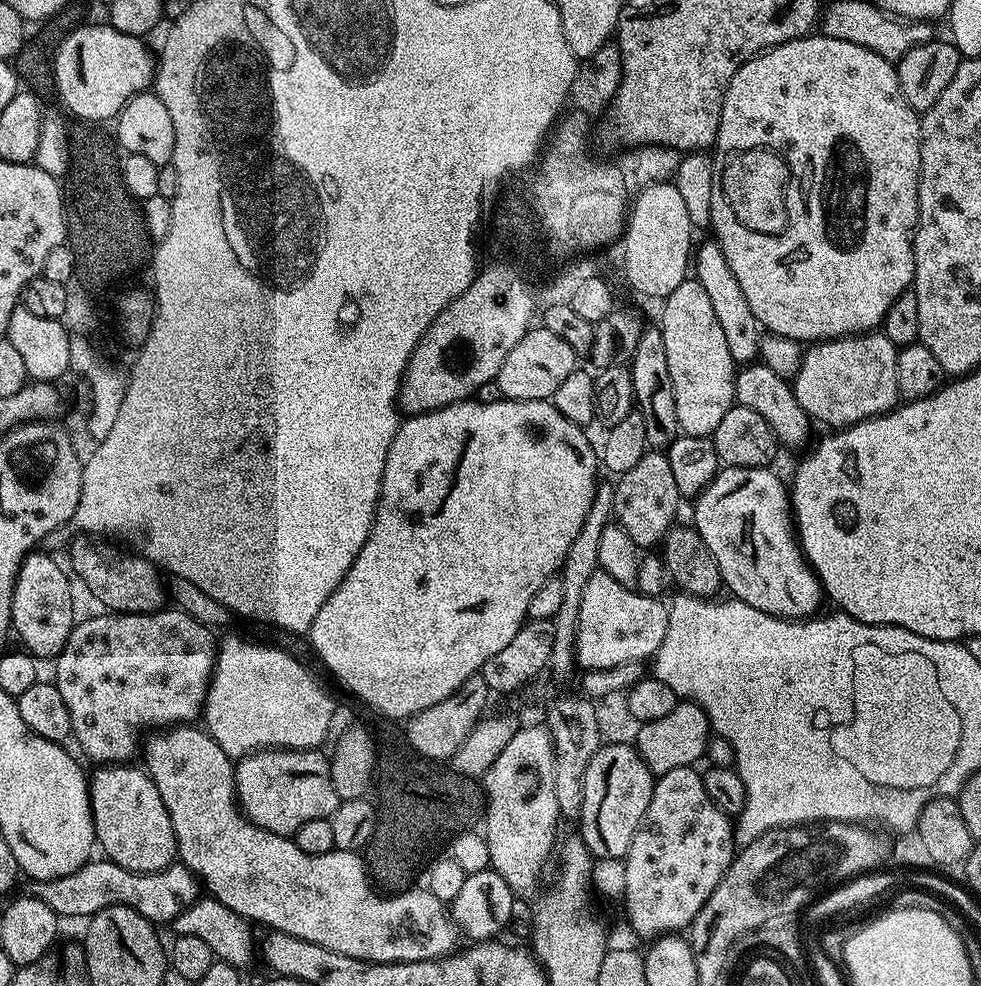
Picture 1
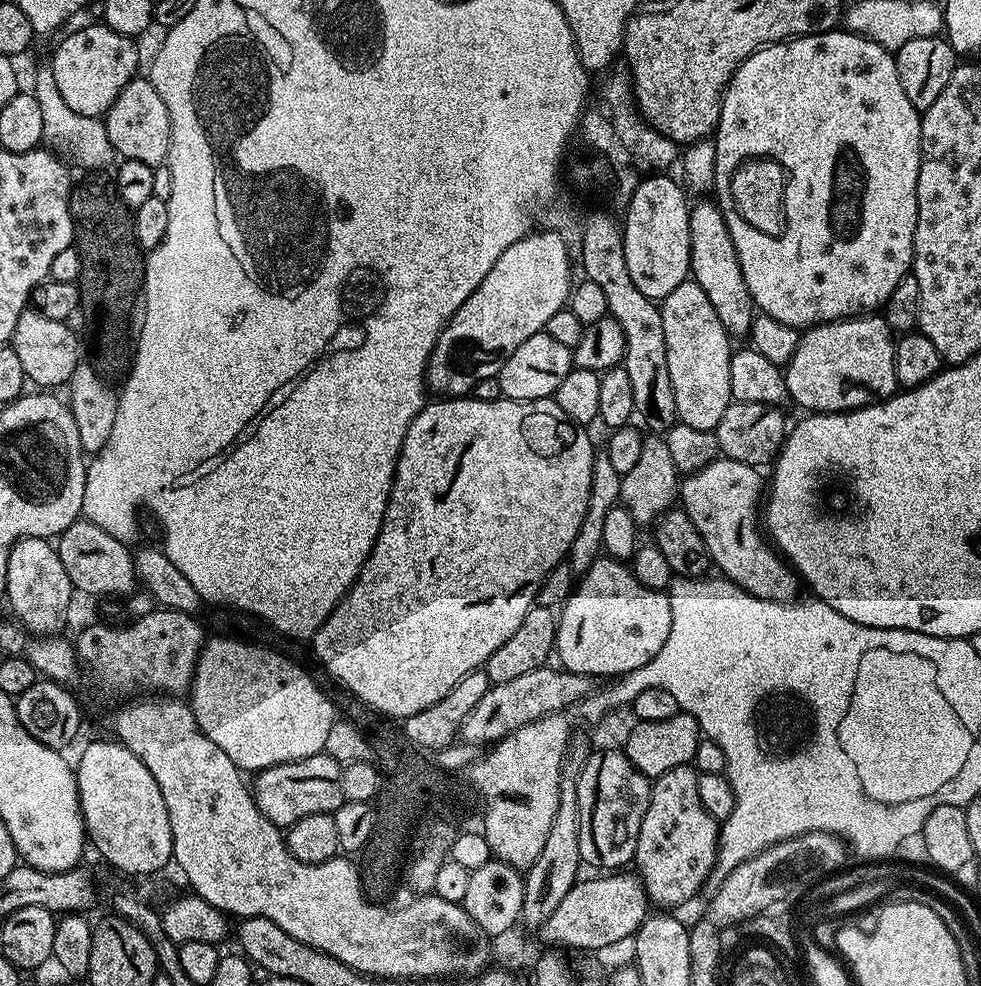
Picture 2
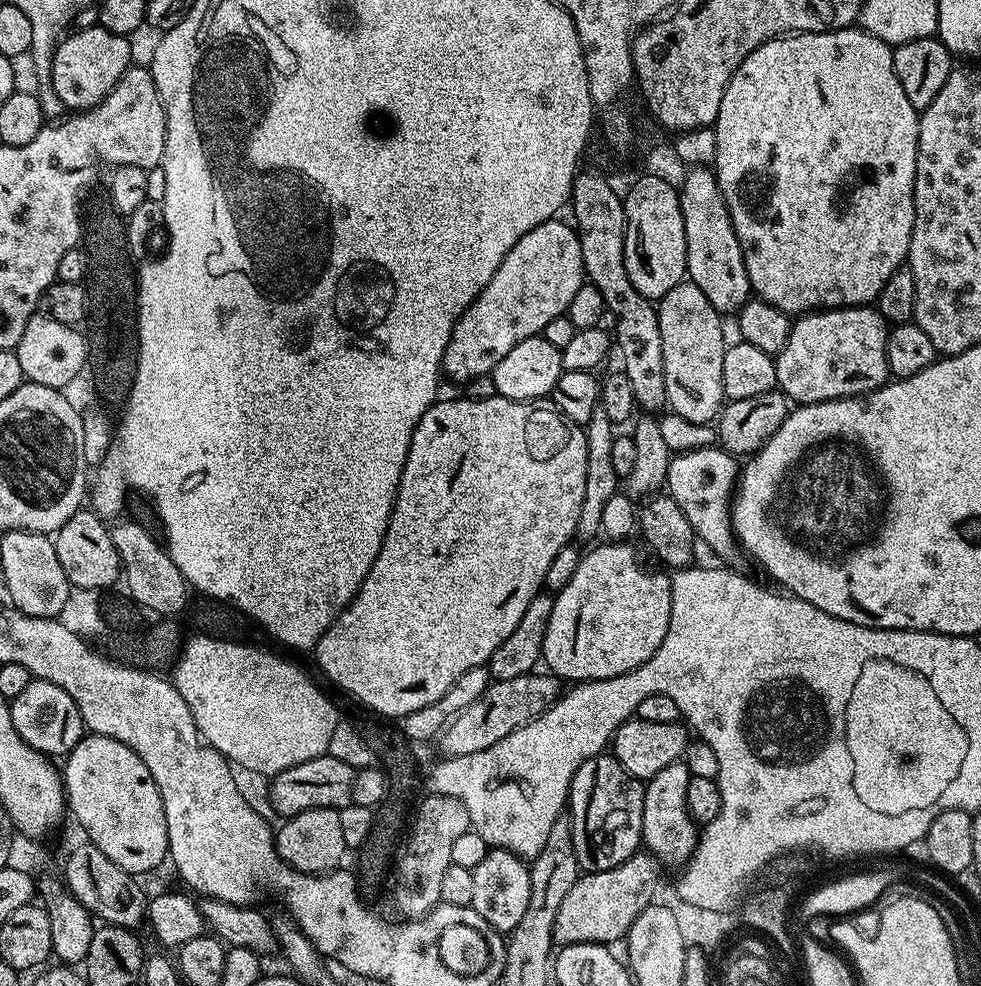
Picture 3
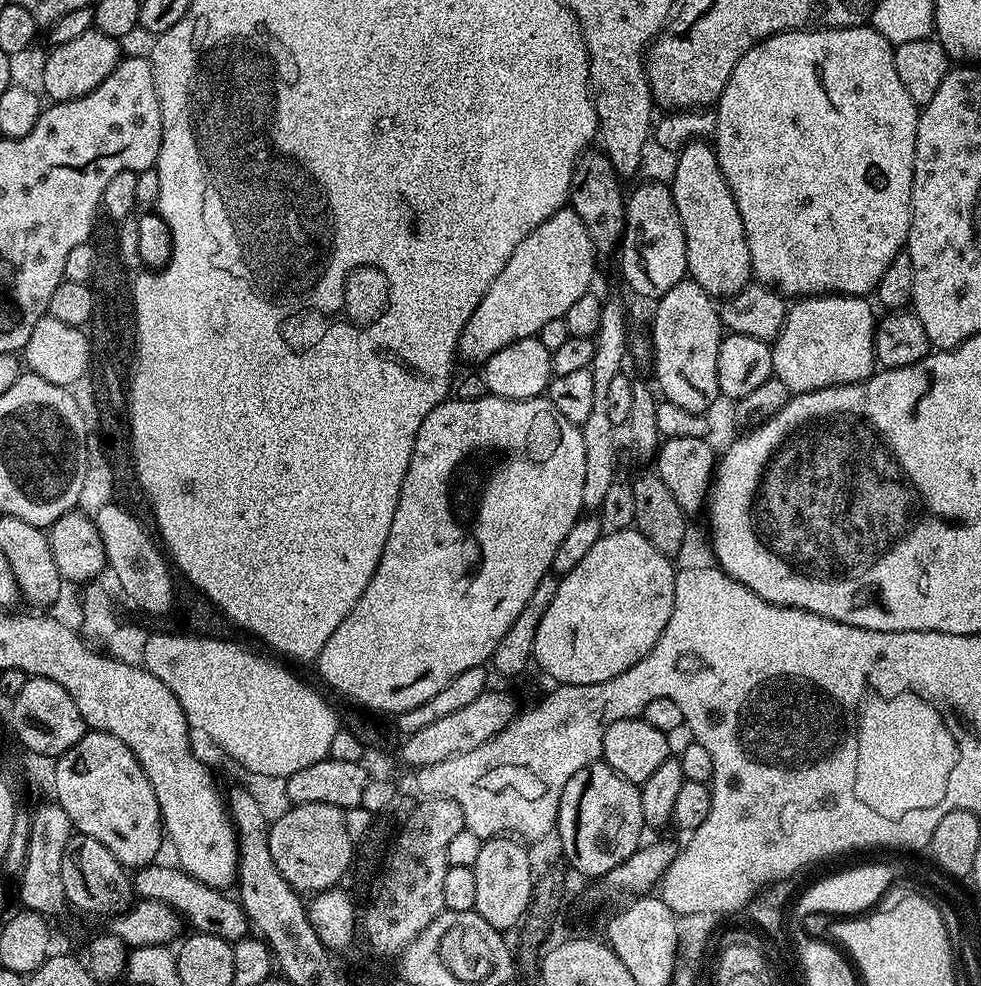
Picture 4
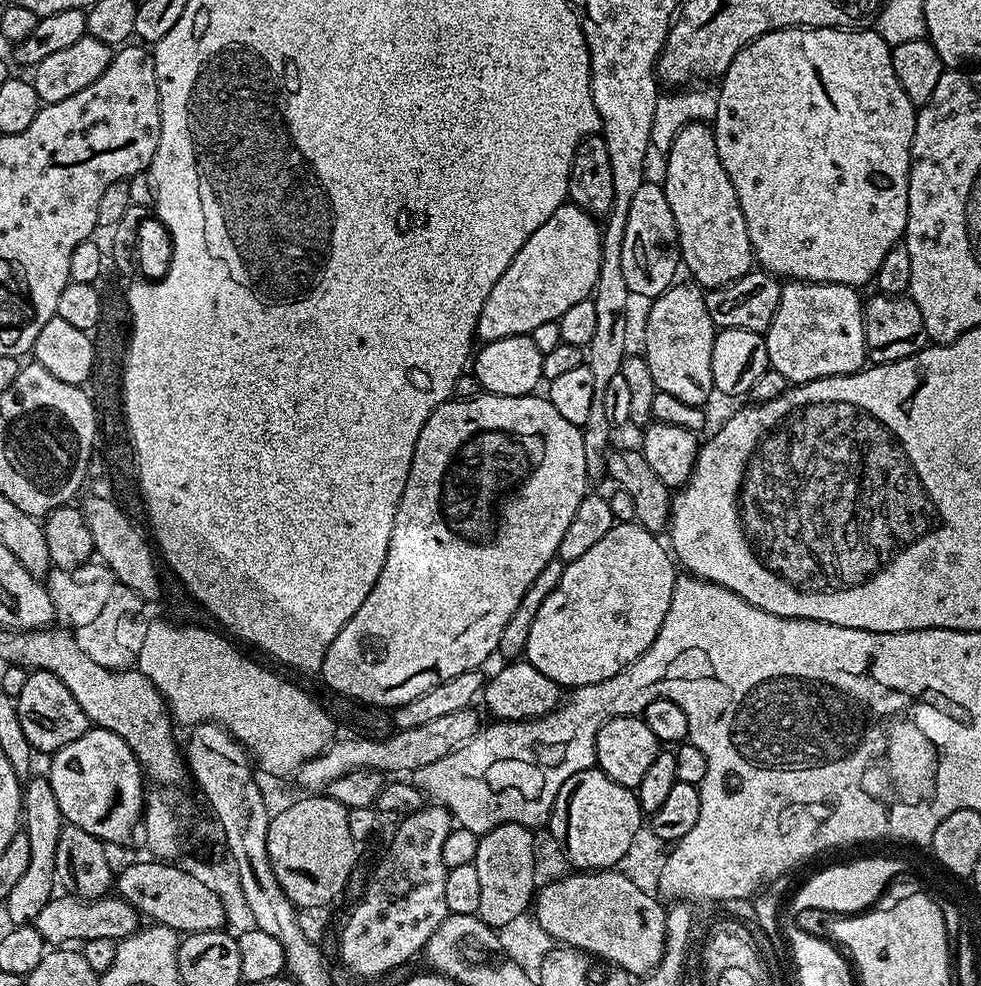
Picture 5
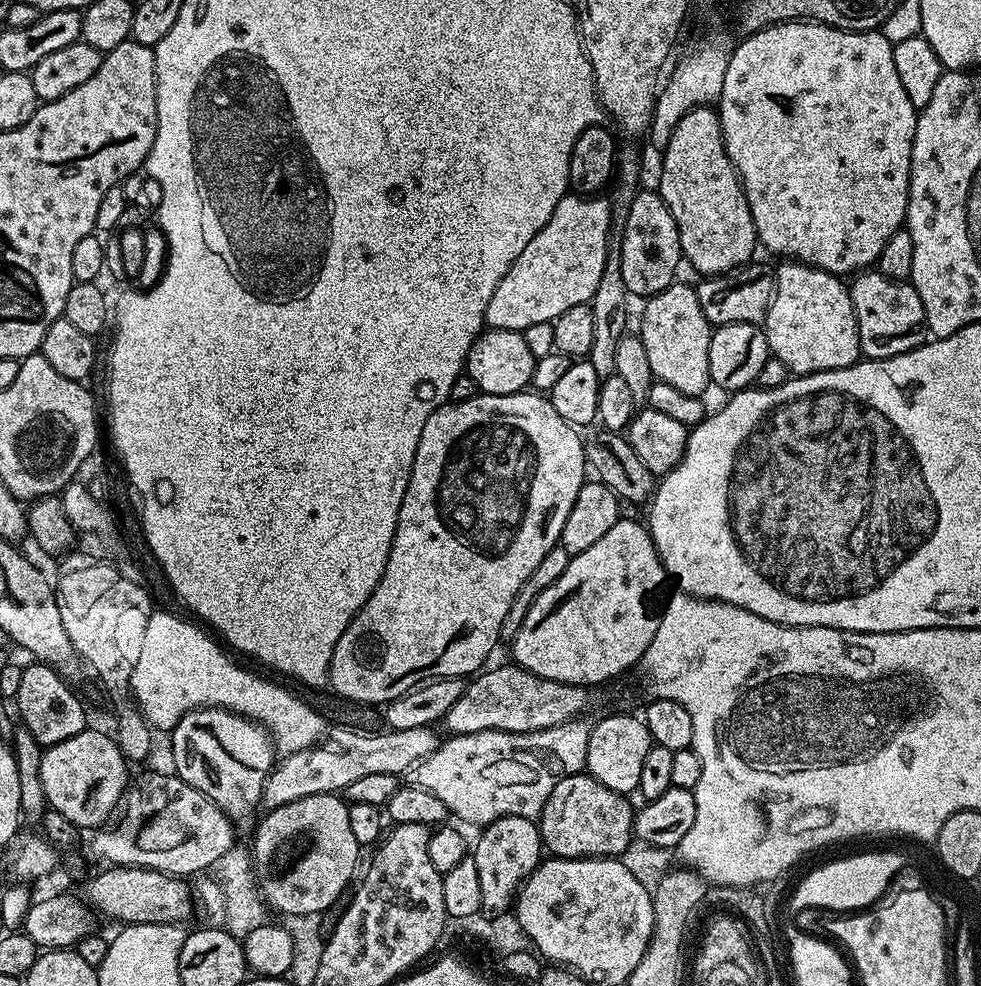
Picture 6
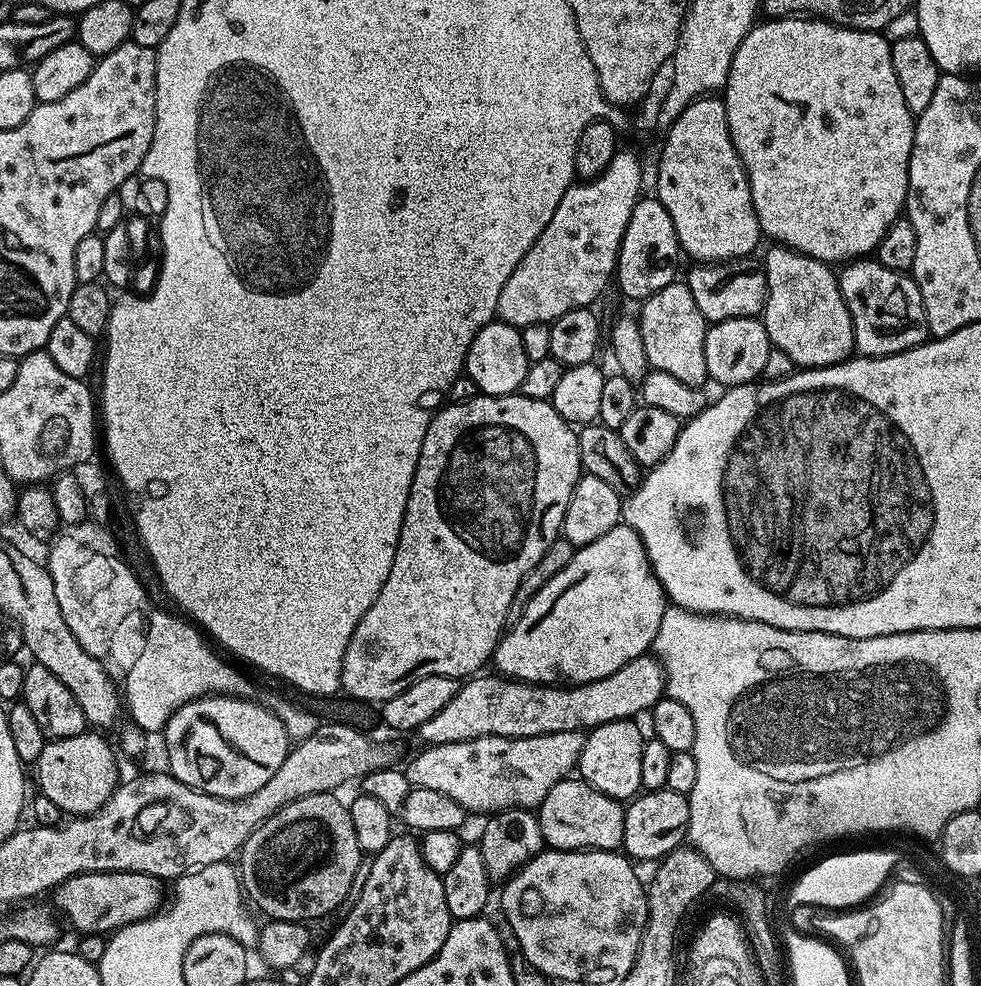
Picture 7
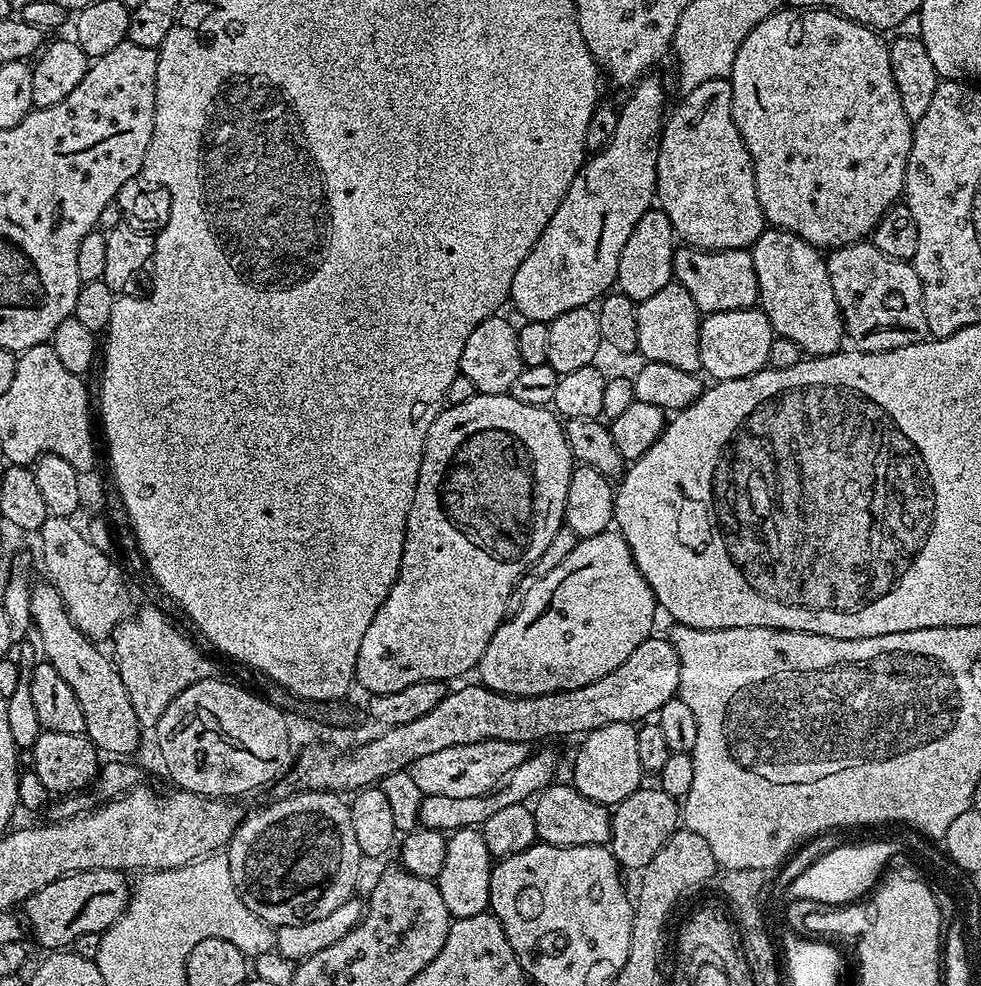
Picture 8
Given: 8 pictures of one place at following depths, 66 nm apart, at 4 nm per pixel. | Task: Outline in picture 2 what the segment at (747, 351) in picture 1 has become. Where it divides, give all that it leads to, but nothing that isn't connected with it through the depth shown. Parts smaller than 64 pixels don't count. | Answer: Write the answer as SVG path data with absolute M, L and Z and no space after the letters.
M700 198L688 209L690 214L690 276L702 286L706 298L714 305L722 326L729 337L747 337L754 305L752 295L746 286L746 278L742 278L742 266L738 262L738 254L734 250L734 242L730 238L730 230L726 230L726 218L722 218L720 208L711 199Z

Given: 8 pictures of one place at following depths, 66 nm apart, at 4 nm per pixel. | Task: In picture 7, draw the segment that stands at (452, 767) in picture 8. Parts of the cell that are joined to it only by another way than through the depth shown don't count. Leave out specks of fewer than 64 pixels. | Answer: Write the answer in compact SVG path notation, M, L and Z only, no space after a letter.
M563 732L562 734L546 734L530 738L502 738L501 736L483 736L466 742L453 744L434 744L421 747L420 753L412 760L412 765L406 768L408 780L414 788L438 790L454 798L469 813L484 812L495 814L506 808L539 809L548 791L557 782L565 779L568 772L577 767L580 762L580 751L584 745L584 732Z

